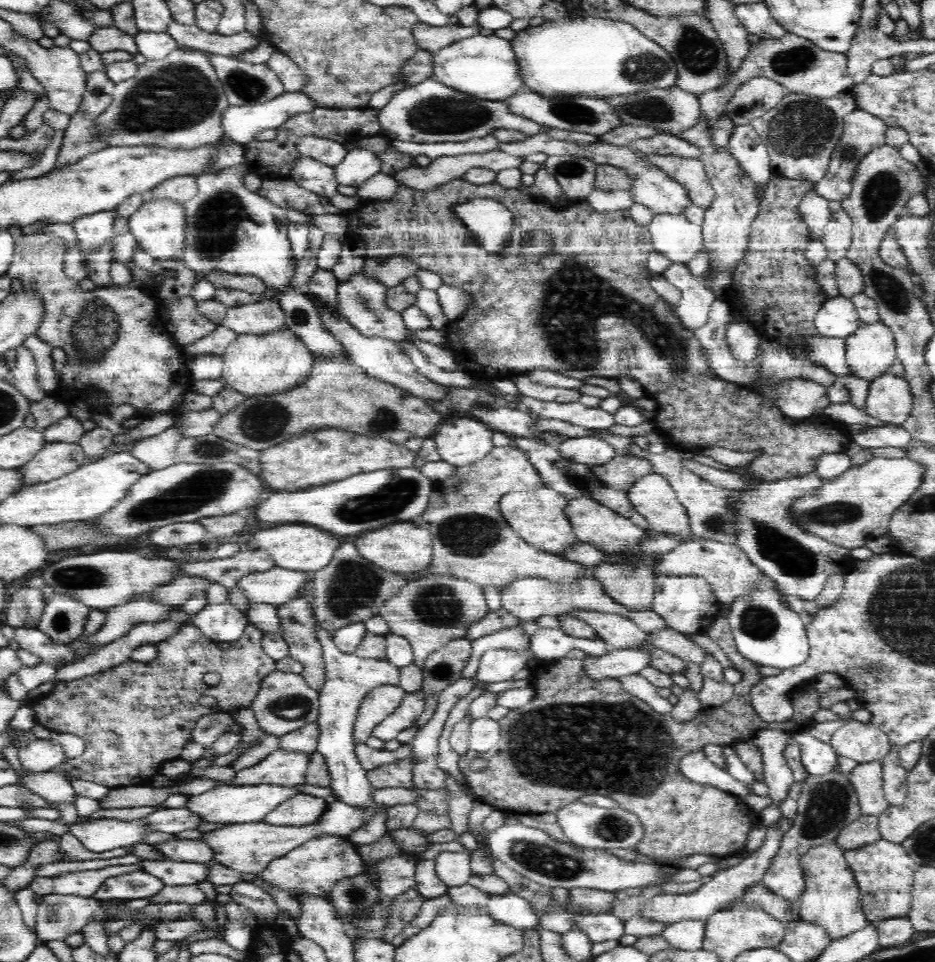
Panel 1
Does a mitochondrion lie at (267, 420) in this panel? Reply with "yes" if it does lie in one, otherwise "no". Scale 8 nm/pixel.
yes

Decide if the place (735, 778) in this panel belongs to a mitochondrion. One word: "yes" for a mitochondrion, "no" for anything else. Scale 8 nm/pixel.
no

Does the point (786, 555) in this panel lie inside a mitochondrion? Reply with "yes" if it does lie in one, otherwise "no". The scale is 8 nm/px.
yes

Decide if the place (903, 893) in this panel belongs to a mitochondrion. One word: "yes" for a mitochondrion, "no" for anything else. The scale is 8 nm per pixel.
no

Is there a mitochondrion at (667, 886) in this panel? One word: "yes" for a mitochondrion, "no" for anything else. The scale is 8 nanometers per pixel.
no

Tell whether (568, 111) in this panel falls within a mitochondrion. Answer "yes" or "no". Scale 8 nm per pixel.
yes

